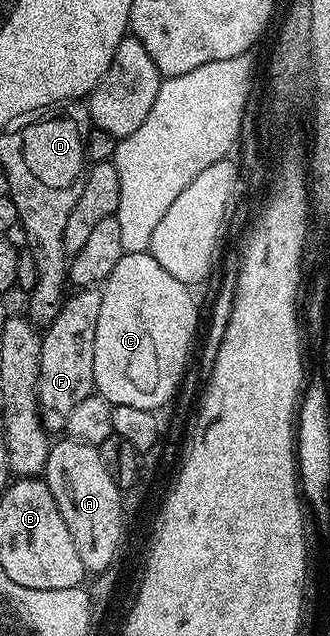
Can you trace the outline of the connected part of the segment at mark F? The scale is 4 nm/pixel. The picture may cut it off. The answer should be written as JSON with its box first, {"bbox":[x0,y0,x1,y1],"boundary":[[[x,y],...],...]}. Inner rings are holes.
{"bbox":[37,285,103,431],"boundary":[[[96,285],[74,289],[62,301],[55,320],[48,323],[41,334],[37,403],[41,406],[41,422],[46,431],[64,431],[71,408],[94,393],[95,324],[99,324],[99,304],[103,304],[103,296]]]}

